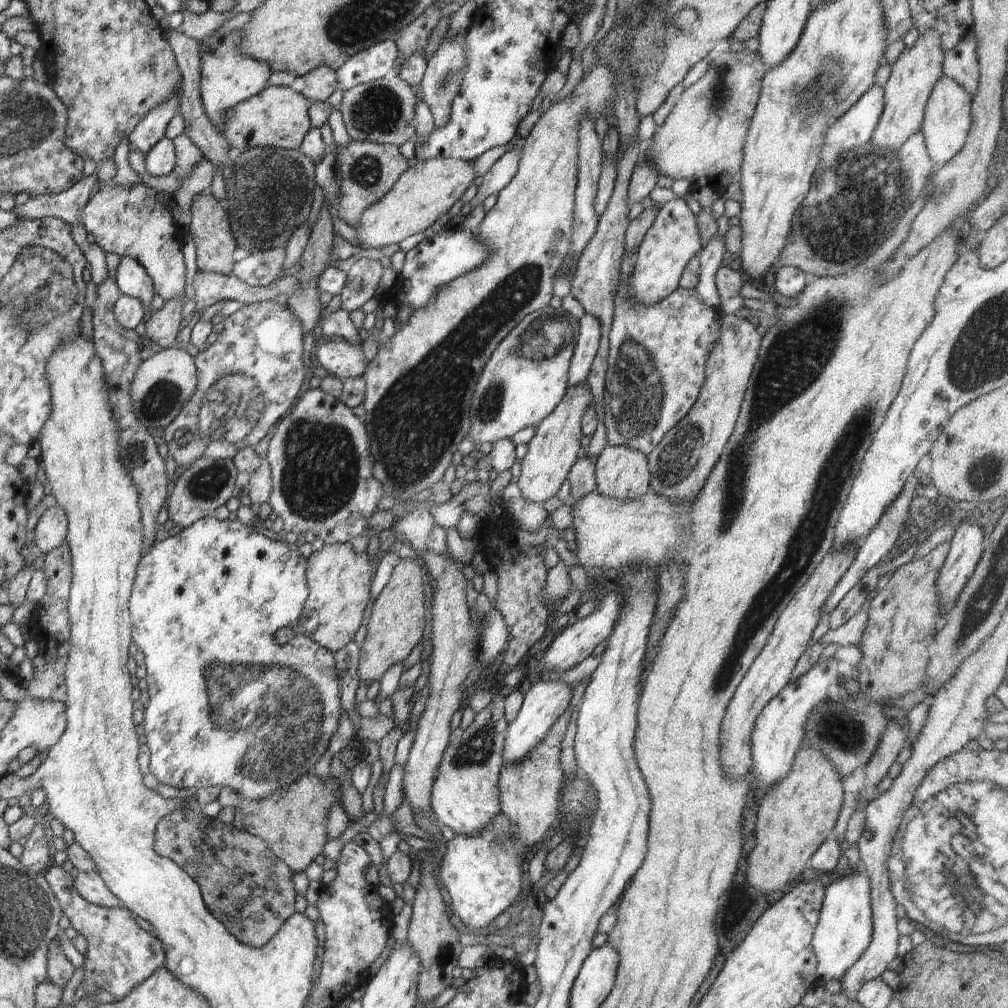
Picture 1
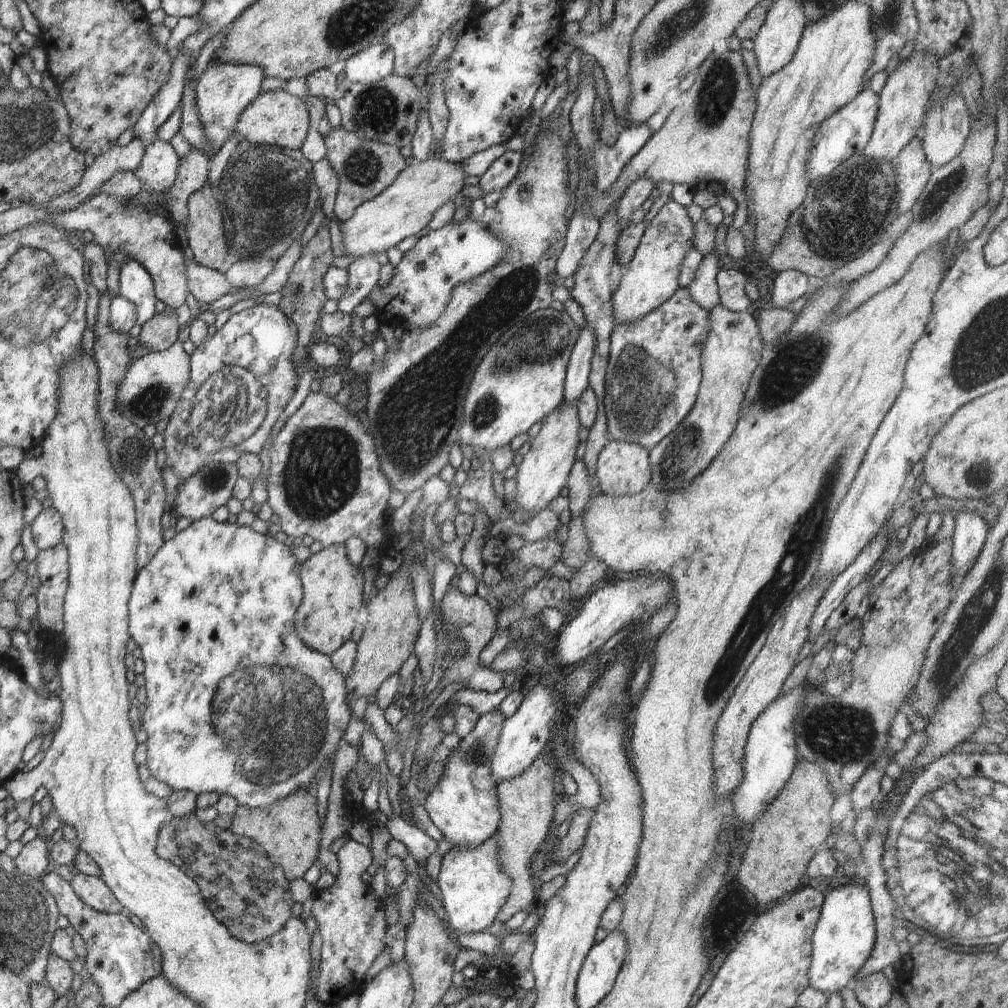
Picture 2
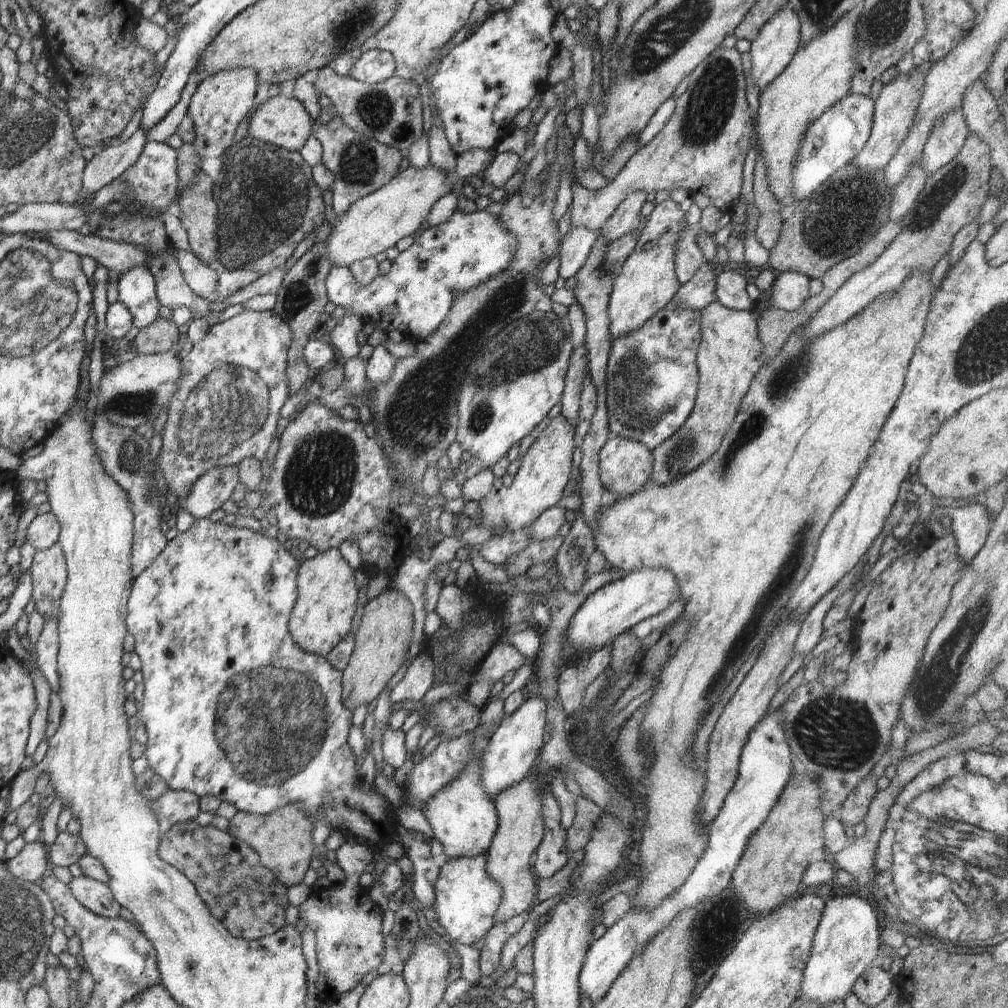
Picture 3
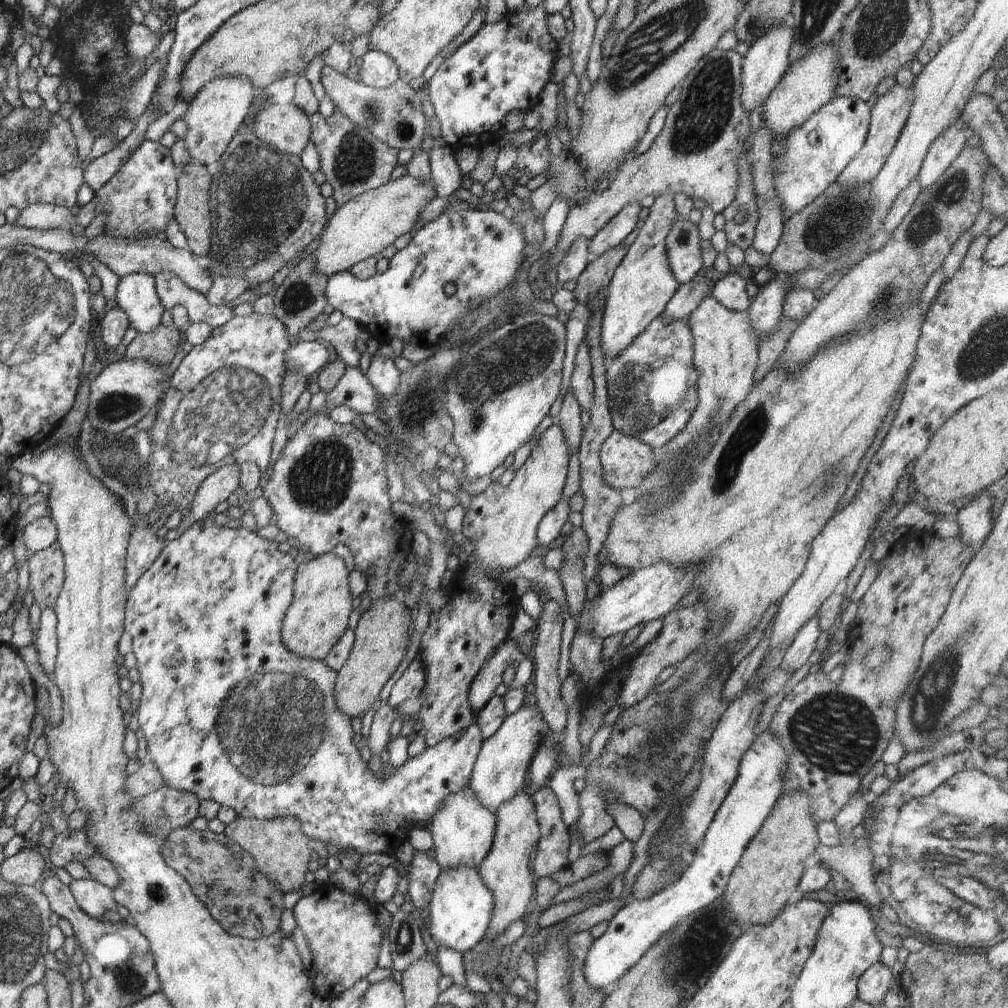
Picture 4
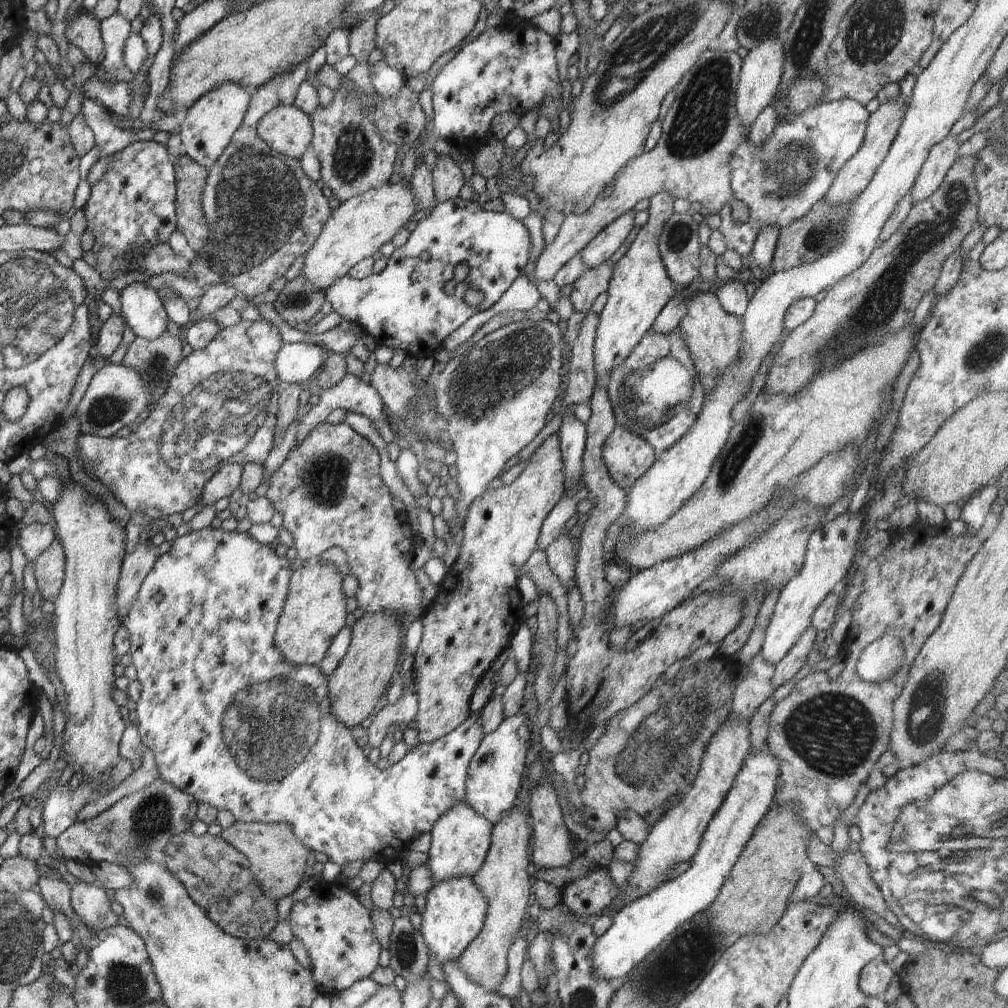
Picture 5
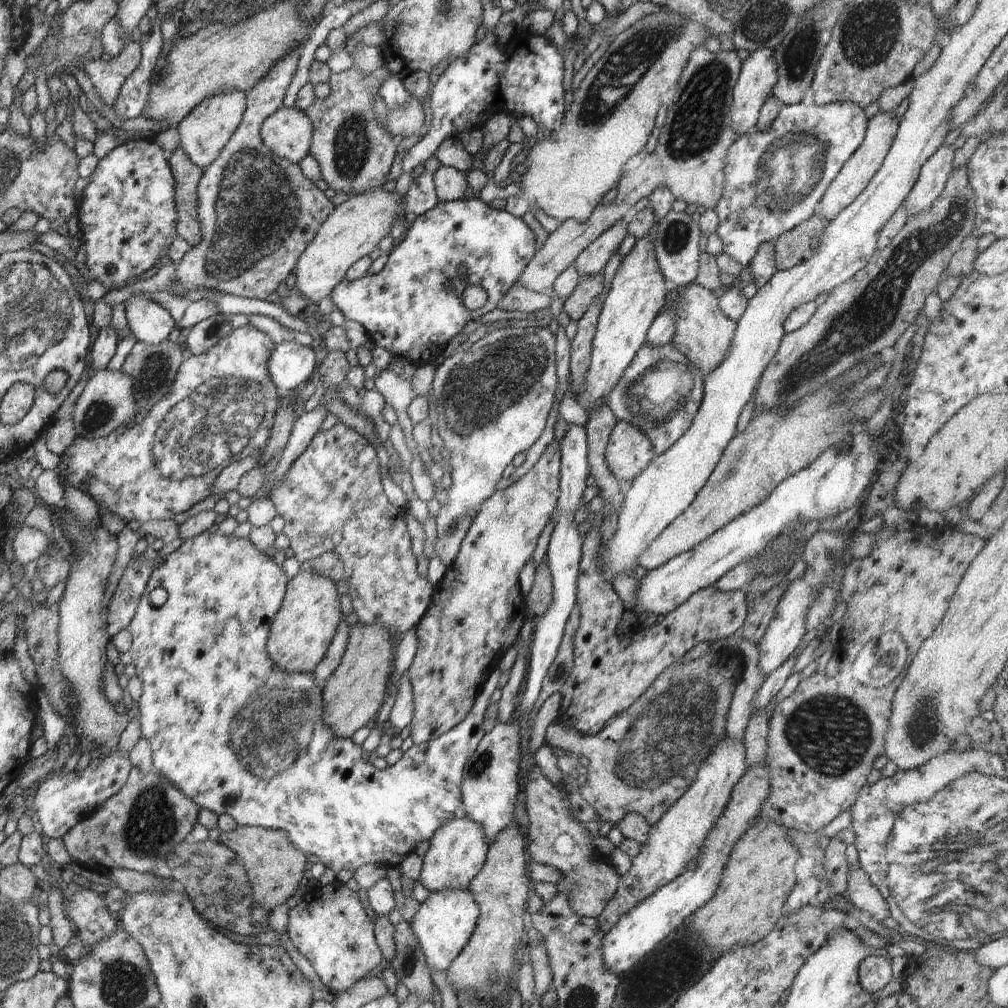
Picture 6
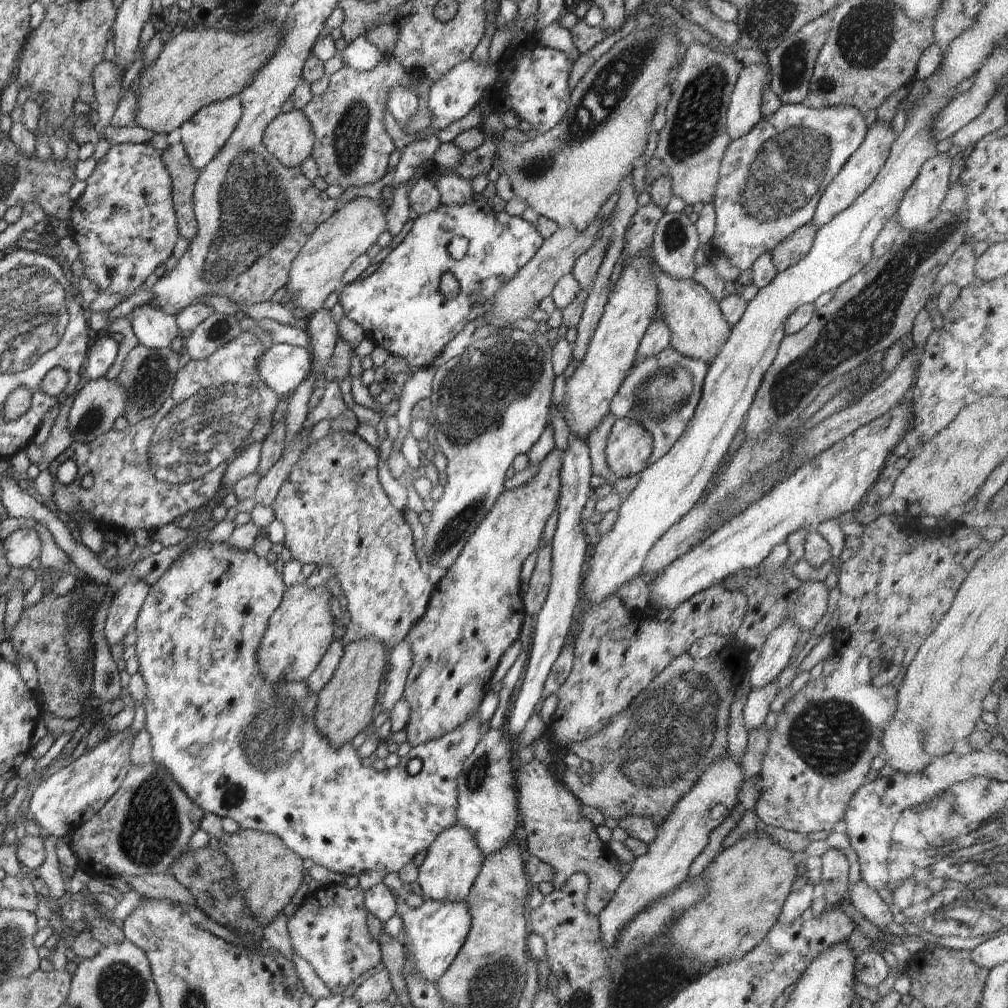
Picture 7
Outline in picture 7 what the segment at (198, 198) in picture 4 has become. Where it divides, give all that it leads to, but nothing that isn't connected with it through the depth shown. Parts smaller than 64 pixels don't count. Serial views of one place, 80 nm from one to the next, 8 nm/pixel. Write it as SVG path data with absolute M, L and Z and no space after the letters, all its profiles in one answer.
M174 139L162 152L162 158L173 182L173 207L178 221L179 234L192 242L198 232L193 209L193 194L199 170L192 166L184 145L177 139Z

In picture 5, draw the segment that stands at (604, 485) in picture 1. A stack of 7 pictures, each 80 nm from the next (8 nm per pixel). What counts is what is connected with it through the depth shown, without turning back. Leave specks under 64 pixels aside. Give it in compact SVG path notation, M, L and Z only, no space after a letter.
M616 425L603 446L603 461L610 478L621 488L630 488L654 464L654 447L637 433Z

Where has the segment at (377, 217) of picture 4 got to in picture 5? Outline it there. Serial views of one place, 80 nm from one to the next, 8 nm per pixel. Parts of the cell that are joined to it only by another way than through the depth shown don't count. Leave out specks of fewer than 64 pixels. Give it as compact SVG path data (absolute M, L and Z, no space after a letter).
M409 182L386 183L353 196L331 212L321 233L304 258L302 274L314 290L326 290L337 278L365 258L372 257L386 242L390 242L416 215L415 196Z

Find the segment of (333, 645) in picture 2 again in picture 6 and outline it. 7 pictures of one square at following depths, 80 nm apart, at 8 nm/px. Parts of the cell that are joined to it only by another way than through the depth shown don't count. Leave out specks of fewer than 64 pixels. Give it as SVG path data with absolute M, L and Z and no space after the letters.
M313 569L299 571L288 581L281 609L276 613L266 645L266 652L281 671L294 674L314 672L343 620L340 597L336 583Z

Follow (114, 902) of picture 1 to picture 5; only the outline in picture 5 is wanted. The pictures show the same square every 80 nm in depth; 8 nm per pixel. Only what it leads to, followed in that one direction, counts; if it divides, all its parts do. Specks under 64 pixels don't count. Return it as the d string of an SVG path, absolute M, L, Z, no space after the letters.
M76 881L70 889L71 907L77 917L92 930L116 926L122 922L122 918L110 907L110 893L98 882Z

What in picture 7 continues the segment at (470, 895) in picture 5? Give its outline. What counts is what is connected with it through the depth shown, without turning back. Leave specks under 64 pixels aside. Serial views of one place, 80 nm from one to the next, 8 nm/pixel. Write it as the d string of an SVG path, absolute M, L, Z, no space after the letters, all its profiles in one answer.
M404 894L395 896L397 913L402 917L404 931L407 932L406 946L413 954L415 969L419 975L436 984L437 980L448 970L458 951L462 948L471 929L471 912L466 900L438 902L424 898L423 903L415 909L405 903Z

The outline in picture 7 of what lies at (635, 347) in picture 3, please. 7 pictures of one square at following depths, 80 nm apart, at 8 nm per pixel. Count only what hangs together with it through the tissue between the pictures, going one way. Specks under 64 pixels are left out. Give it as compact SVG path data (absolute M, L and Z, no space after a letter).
M668 346L661 353L636 361L629 370L616 396L611 400L610 410L617 419L632 419L652 435L653 451L649 464L668 454L684 434L700 402L708 369L705 362L681 355Z

